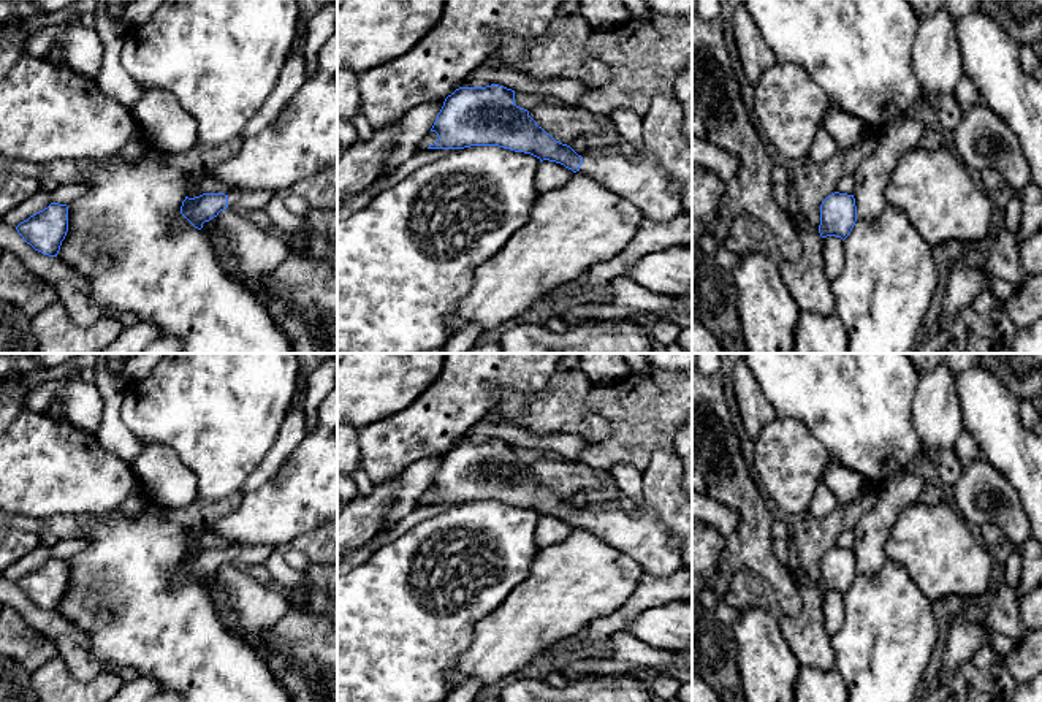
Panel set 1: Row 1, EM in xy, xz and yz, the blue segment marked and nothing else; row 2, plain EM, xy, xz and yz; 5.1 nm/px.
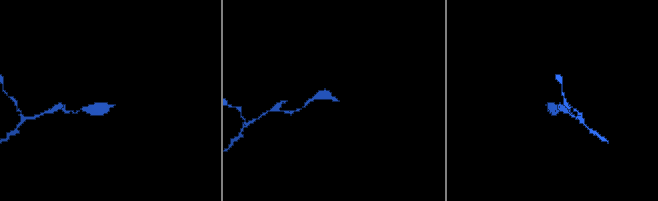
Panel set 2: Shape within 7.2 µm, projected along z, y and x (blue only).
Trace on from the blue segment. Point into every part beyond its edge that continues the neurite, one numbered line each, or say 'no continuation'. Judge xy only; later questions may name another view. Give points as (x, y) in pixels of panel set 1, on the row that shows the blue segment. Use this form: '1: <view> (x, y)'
1: xy (249, 202)

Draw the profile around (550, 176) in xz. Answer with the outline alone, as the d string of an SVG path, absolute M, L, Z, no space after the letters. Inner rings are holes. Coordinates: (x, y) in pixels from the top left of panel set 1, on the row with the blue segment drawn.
M543 160L537 166L535 185L538 193L546 193L564 187L573 176L573 171L561 163Z

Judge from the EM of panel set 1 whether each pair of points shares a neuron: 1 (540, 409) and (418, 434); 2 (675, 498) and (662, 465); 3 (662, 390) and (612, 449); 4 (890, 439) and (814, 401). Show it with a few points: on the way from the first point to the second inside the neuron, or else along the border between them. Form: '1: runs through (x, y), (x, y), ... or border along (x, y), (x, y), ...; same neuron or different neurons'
1: border along (517, 393), (505, 392), (485, 415); different neurons
2: runs through (667, 490), (664, 487), (664, 473); same neuron
3: runs through (654, 404), (626, 434); same neuron
4: runs through (871, 427), (846, 401), (833, 401); same neuron

